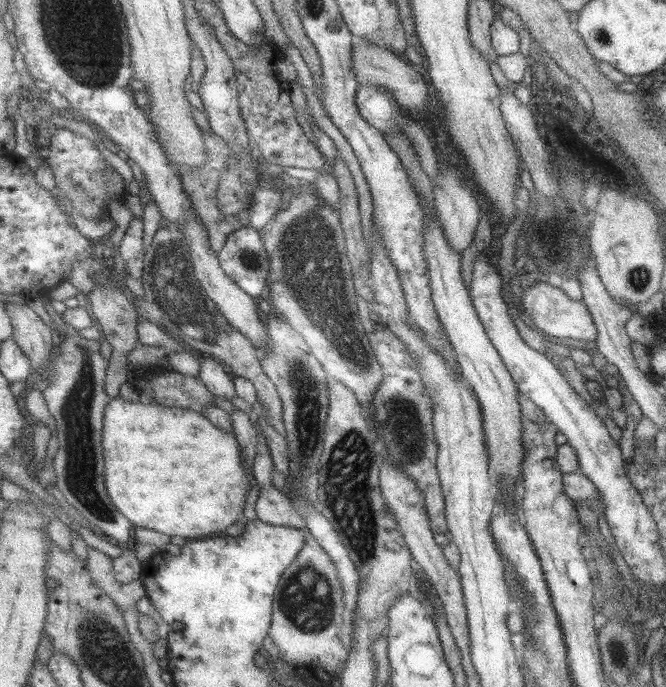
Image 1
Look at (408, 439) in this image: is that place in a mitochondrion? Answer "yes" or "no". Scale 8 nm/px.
yes

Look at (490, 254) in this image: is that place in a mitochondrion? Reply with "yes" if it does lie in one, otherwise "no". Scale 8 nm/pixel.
no

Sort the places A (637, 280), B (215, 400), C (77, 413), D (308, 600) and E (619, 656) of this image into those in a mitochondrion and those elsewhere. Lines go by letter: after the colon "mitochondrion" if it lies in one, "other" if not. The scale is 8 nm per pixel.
A: mitochondrion
B: other
C: mitochondrion
D: mitochondrion
E: mitochondrion

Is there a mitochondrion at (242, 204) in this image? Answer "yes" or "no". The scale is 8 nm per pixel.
no

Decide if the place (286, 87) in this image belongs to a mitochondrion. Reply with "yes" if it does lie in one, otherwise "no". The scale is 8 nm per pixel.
no

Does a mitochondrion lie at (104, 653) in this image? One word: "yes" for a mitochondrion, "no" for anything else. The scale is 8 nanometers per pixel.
yes

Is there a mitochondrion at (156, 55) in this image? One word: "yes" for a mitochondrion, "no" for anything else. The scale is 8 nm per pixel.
no

